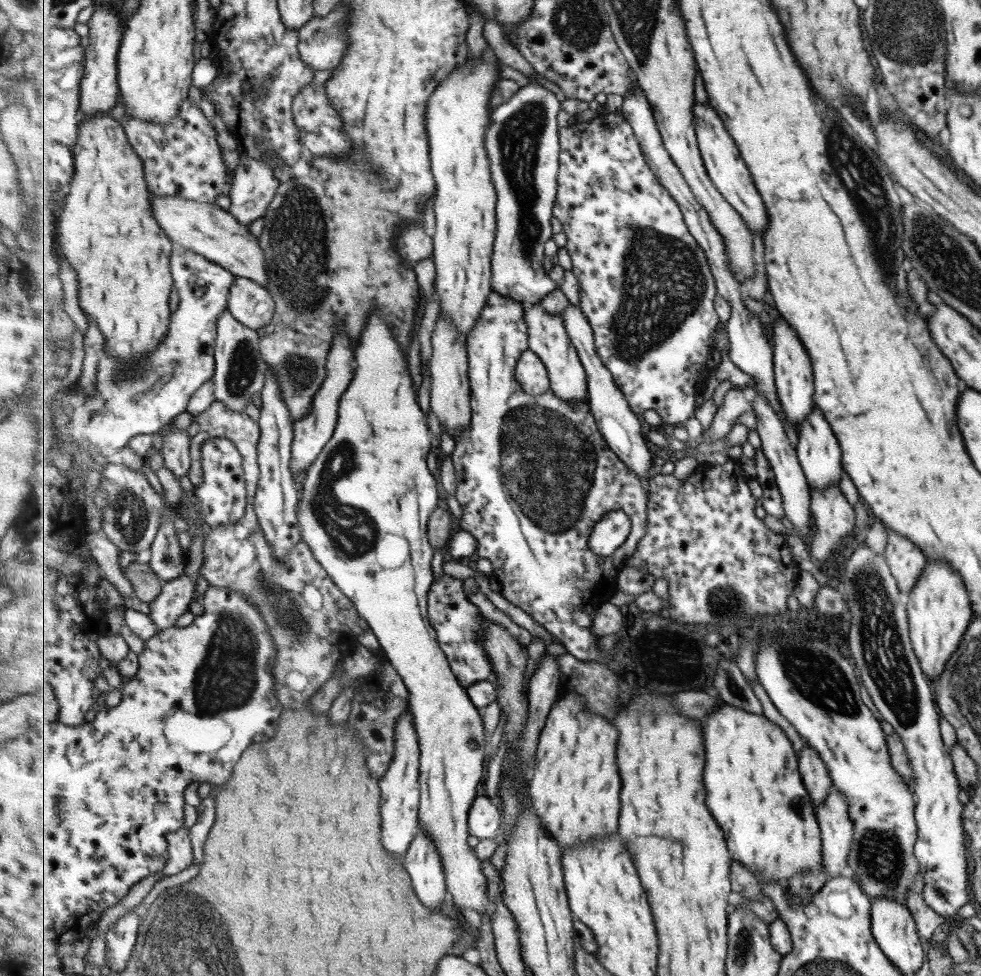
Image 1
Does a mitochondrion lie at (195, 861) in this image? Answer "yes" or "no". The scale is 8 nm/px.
no

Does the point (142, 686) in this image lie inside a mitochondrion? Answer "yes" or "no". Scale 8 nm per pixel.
no

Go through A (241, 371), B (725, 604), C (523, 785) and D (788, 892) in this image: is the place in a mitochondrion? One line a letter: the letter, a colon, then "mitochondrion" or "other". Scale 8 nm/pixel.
A: mitochondrion
B: mitochondrion
C: other
D: other

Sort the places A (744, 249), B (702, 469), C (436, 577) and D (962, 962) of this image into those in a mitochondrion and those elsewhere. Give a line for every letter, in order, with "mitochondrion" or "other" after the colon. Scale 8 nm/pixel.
A: other
B: other
C: other
D: mitochondrion

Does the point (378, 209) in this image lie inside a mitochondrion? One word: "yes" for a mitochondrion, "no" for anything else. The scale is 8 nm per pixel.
no

